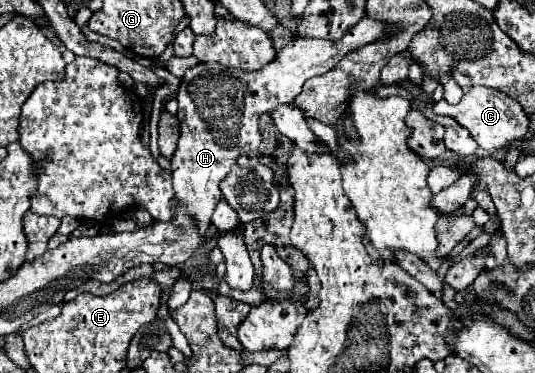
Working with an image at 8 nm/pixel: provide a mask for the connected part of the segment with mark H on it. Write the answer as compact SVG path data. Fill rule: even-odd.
M362 18L338 42L298 38L294 44L284 46L276 54L274 62L256 72L224 68L216 62L196 64L194 68L186 70L178 88L176 116L180 122L180 140L170 160L172 182L178 200L178 210L174 214L176 224L186 226L186 218L192 216L200 232L204 232L222 196L218 184L222 182L222 178L226 178L226 174L238 162L240 156L256 152L262 142L258 118L280 104L290 104L300 94L308 78L328 72L348 52L358 50L360 46L374 42L378 38L384 38L388 32L390 30L386 28L386 24L376 22L372 18Z

